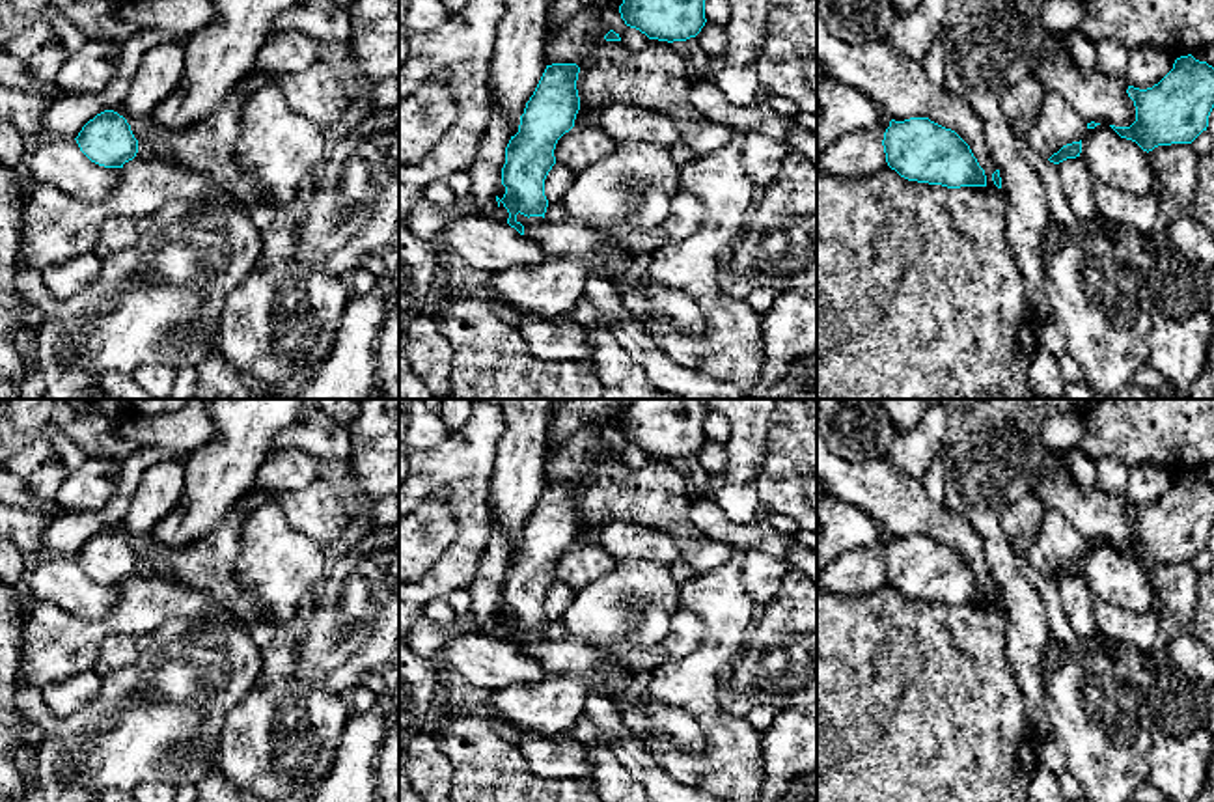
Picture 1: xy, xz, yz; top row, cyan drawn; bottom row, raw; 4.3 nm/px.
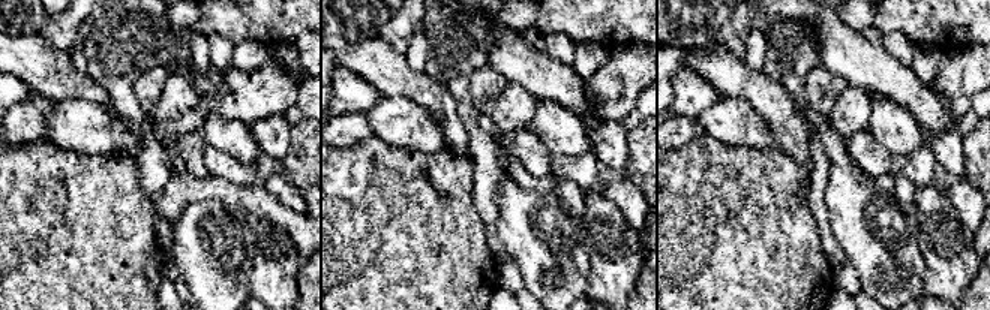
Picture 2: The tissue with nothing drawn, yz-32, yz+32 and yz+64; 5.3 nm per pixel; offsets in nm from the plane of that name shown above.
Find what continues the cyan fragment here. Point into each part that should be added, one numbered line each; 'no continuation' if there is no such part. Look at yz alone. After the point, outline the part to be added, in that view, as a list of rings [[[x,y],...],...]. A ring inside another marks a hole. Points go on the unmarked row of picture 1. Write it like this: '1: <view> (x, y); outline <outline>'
no continuation

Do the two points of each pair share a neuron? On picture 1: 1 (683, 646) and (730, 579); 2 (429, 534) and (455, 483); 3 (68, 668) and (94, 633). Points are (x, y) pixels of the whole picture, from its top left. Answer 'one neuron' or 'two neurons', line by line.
1: two neurons
2: two neurons
3: one neuron

